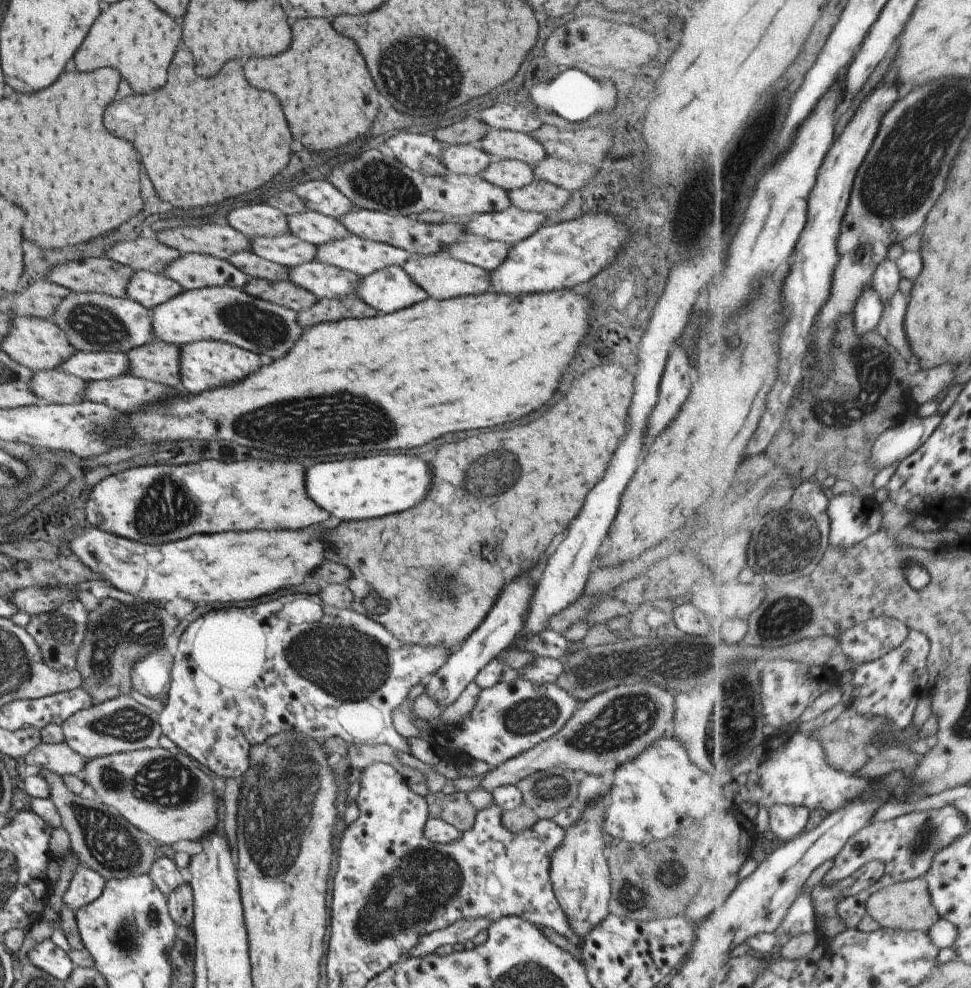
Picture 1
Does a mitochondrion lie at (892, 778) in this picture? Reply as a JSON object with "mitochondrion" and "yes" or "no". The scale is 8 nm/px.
{"mitochondrion":"no"}

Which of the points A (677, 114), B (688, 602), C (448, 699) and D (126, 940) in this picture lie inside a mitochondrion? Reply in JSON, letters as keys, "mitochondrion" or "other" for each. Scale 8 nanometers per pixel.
{"A":"other","B":"other","C":"other","D":"mitochondrion"}

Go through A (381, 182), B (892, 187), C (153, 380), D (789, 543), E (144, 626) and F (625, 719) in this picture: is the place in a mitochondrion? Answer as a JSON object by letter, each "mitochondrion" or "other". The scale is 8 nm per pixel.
{"A":"mitochondrion","B":"mitochondrion","C":"other","D":"mitochondrion","E":"mitochondrion","F":"mitochondrion"}

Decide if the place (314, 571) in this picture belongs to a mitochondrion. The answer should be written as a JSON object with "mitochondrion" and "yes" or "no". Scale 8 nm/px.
{"mitochondrion":"no"}

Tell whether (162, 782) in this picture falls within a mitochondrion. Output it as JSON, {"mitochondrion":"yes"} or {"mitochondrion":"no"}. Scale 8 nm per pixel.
{"mitochondrion":"yes"}

